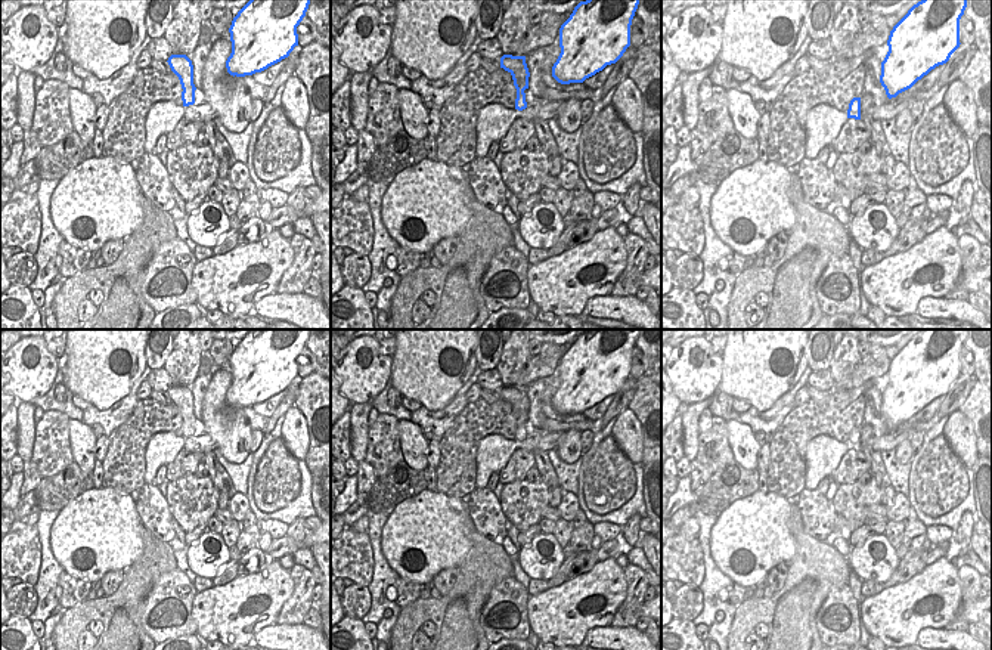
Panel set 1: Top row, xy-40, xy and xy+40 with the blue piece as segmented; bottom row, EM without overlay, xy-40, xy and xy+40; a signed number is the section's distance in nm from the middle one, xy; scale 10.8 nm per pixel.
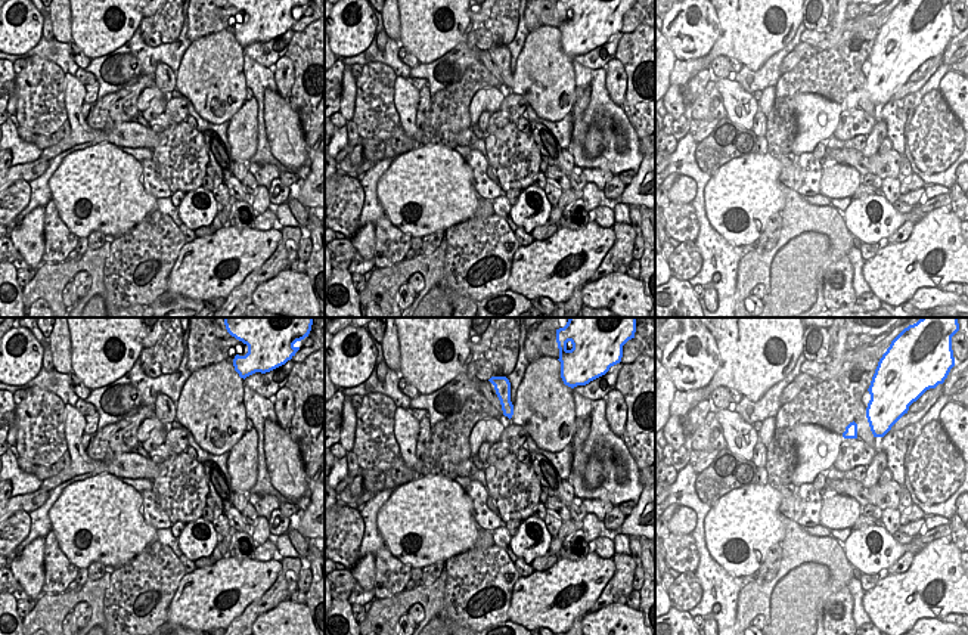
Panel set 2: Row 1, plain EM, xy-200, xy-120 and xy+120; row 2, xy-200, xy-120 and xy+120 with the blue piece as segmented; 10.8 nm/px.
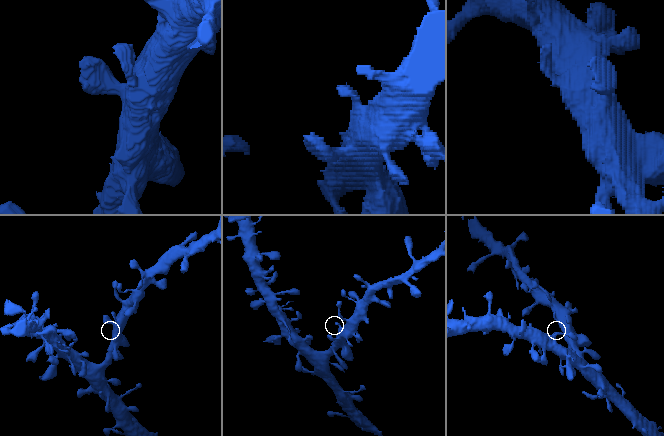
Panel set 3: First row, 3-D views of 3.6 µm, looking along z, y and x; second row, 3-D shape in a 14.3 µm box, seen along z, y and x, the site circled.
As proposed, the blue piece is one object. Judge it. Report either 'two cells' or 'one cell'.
one cell

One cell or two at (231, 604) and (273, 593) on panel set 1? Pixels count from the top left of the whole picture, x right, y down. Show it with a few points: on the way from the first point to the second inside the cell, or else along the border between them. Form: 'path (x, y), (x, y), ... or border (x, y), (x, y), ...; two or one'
path (241, 603), (250, 594), (263, 593); one

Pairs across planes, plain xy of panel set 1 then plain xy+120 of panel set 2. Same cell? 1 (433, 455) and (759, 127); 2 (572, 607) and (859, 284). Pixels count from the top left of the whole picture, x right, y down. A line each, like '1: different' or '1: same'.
1: same
2: different

